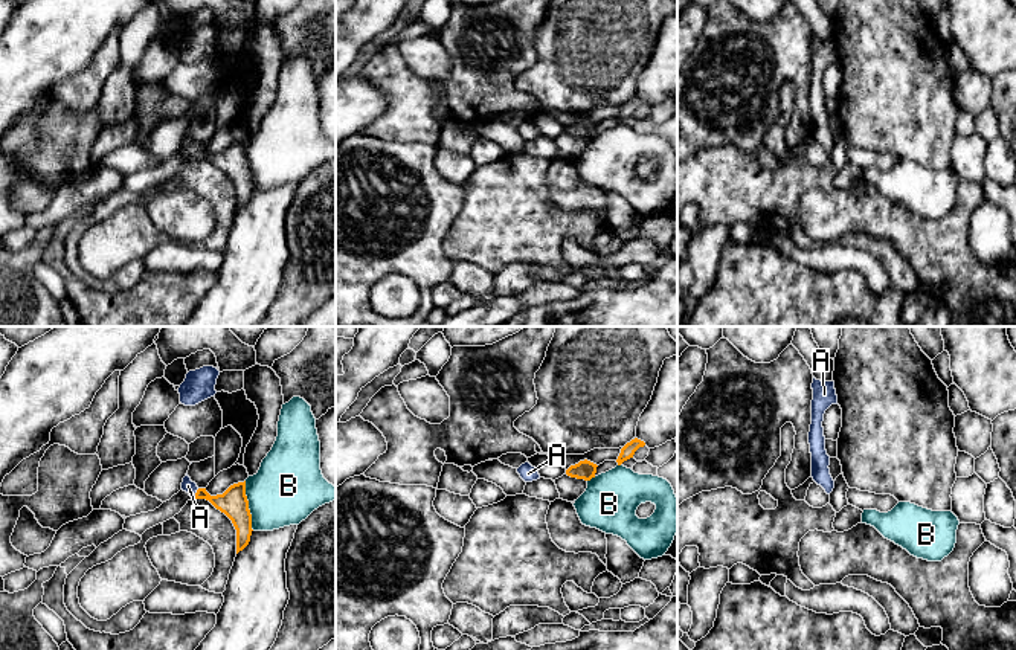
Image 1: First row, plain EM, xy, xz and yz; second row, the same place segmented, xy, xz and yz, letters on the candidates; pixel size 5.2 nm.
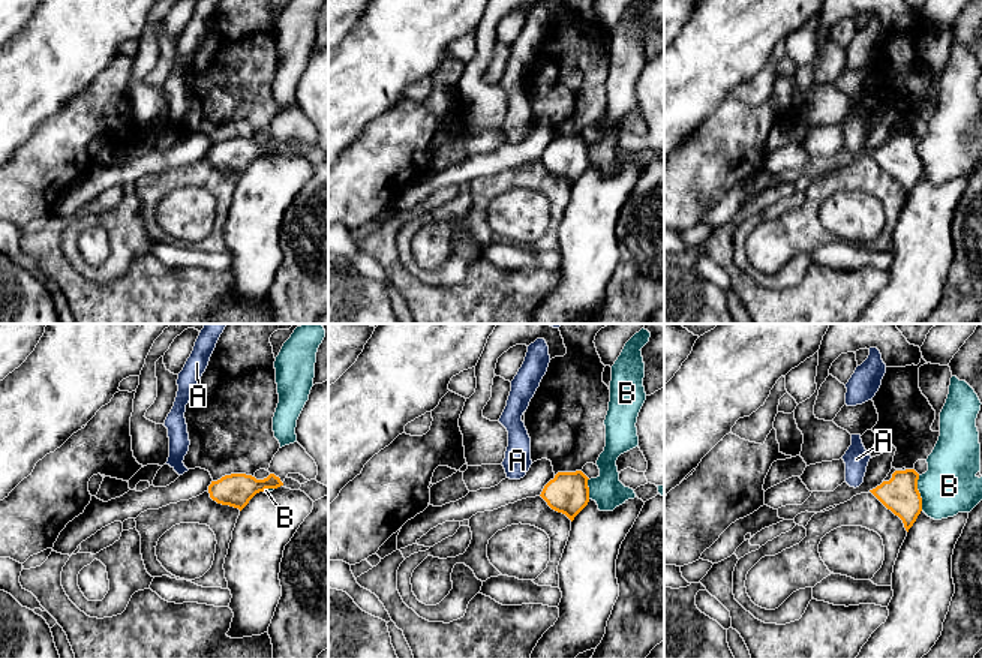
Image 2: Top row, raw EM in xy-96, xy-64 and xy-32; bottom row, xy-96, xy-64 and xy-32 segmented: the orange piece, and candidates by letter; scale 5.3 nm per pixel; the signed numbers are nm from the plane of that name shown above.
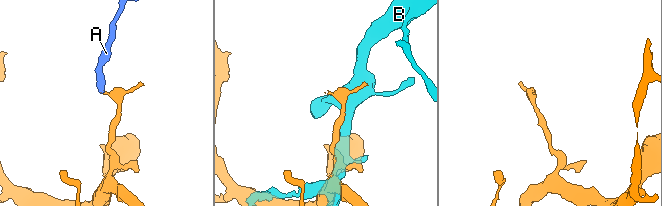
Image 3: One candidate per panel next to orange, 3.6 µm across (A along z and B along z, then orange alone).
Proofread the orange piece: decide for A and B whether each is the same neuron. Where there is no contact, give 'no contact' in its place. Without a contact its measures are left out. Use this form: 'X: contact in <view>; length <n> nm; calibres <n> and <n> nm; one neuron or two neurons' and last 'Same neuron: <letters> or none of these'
A: contact in xy; length 70 nm; calibres 150 and 70 nm; one neuron
B: contact in xy; length 260 nm; calibres 150 and 360 nm; two neurons
Same neuron: A

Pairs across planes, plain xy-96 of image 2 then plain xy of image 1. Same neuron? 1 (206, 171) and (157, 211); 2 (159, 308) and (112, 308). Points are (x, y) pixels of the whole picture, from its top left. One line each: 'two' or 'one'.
1: two
2: one

